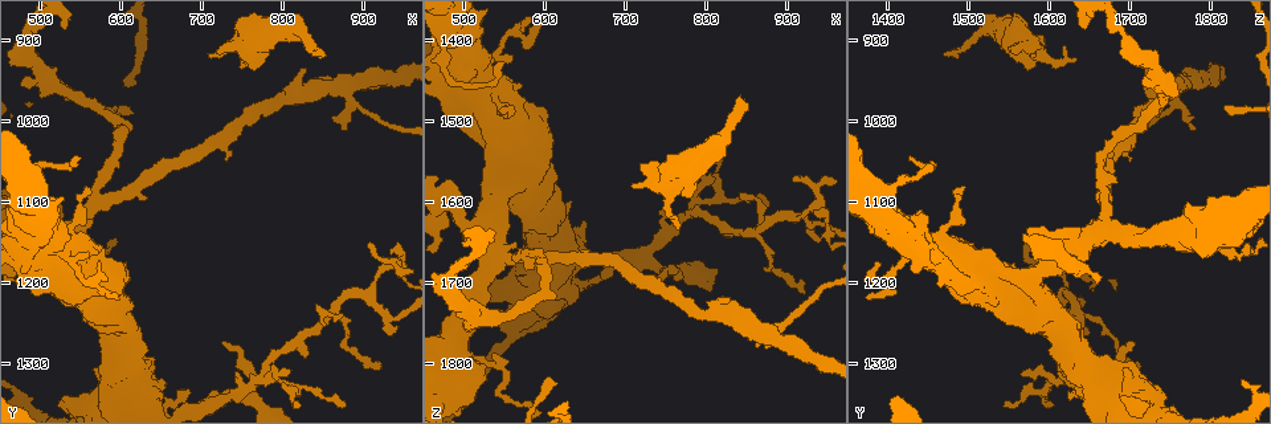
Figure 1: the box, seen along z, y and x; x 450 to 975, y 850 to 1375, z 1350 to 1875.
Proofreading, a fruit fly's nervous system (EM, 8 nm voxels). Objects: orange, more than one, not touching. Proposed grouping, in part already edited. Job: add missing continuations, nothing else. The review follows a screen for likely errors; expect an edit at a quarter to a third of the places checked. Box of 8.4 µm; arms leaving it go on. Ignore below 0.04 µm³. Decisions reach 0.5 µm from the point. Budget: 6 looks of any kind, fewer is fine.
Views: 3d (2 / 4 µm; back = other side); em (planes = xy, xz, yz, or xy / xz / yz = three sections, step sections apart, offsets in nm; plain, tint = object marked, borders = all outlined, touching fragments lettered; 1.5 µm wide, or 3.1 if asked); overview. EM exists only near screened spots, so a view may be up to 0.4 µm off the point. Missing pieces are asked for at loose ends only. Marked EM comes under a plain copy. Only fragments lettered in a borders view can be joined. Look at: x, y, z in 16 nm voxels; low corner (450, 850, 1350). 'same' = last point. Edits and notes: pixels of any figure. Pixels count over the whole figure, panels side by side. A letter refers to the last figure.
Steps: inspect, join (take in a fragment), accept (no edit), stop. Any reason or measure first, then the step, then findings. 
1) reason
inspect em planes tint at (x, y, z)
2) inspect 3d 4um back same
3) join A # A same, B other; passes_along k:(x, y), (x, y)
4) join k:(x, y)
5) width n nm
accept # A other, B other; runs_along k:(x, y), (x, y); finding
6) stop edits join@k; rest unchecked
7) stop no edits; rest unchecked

an open end
inspect 3d 4um at (840, 915, 1475)

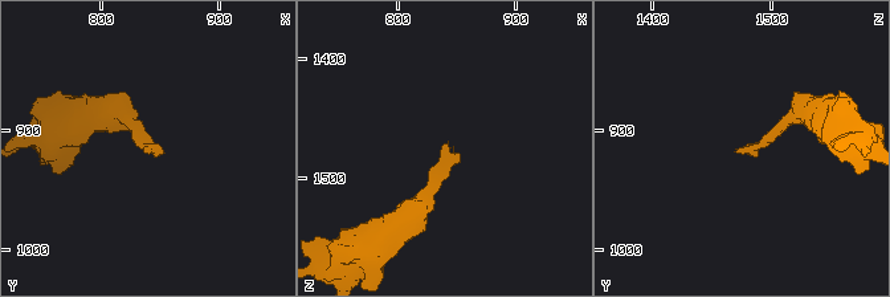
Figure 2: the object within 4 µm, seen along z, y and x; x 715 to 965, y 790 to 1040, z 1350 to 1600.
inspect em planes borders at (842, 914, 1472)

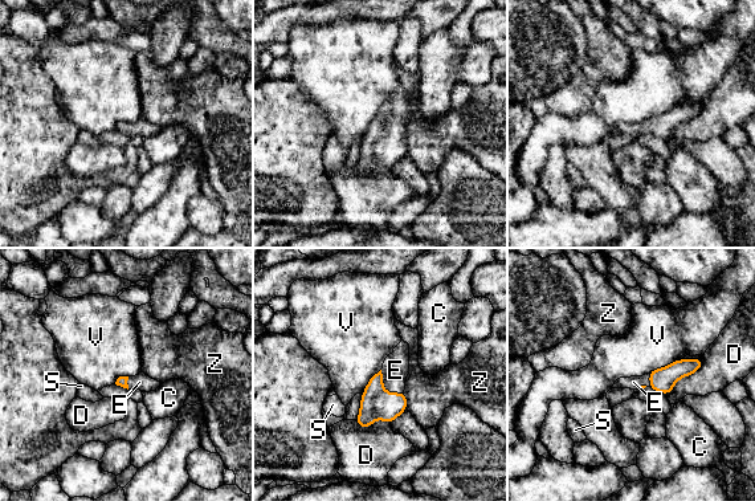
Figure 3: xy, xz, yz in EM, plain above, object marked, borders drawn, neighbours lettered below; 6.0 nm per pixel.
join E # C other, D other, E same, S other, V other, Z other; passes_along 3:(376, 403), (383, 390), (395, 370); it goes on there

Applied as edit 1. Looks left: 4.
inspect overview

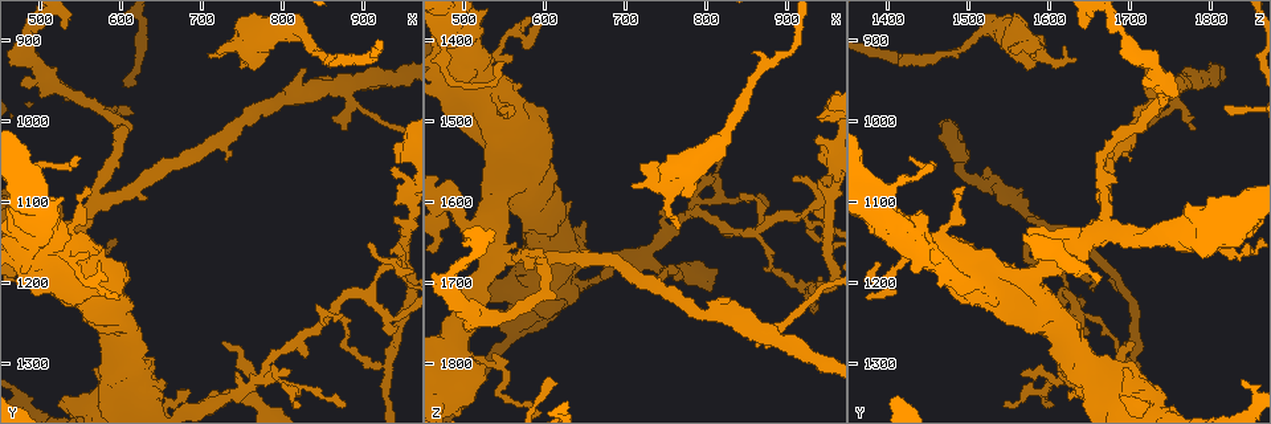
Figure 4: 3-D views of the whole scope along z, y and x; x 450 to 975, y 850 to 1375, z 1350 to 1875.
tapers out
inspect em planes tint at (760, 910, 1620)

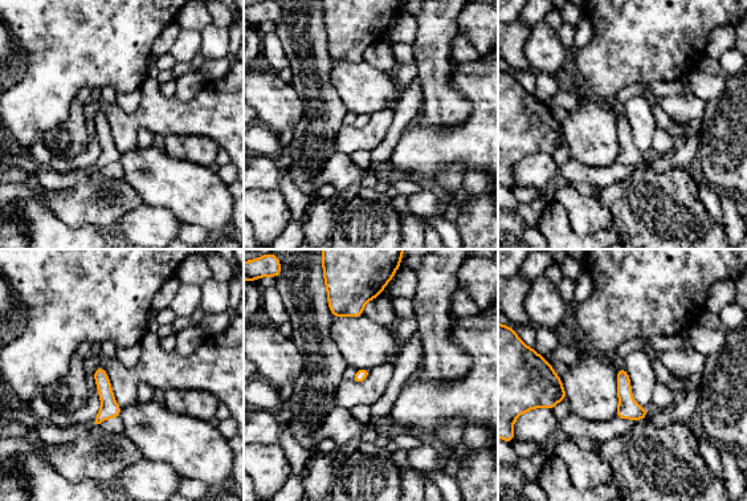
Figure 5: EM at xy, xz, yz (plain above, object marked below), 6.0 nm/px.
see the neighbours
inspect em planes borders same

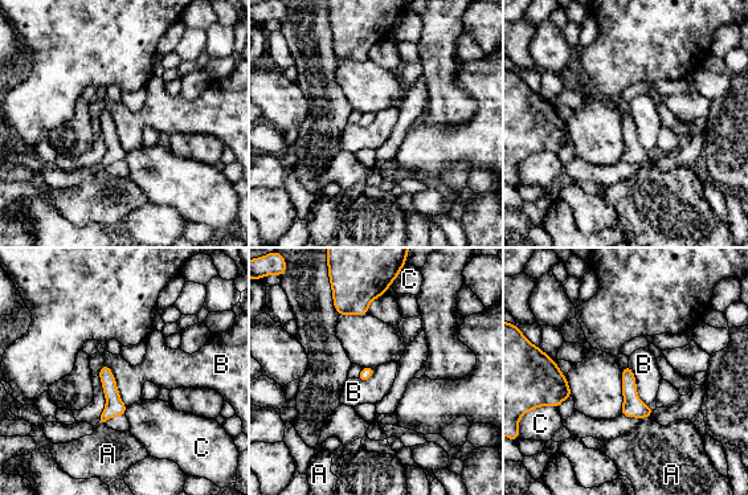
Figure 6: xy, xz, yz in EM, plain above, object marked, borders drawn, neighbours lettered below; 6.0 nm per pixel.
accept # A other, B other, C other; border 6:(629, 364), (636, 395), (654, 409); no lettered fragment goes on from it

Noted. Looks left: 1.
stop edits join@3; rest unchecked

